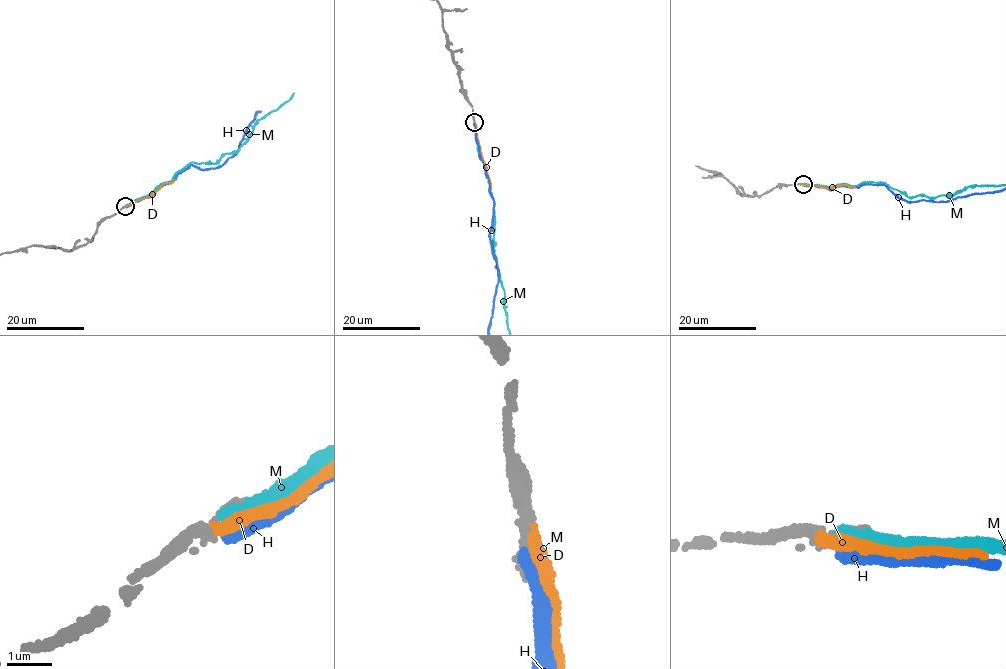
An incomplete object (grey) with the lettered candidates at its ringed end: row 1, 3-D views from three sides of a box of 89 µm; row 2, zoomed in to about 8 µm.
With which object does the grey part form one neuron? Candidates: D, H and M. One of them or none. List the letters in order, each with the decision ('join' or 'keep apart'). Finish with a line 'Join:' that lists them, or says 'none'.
D: join
H: keep apart
M: keep apart
Join: D

